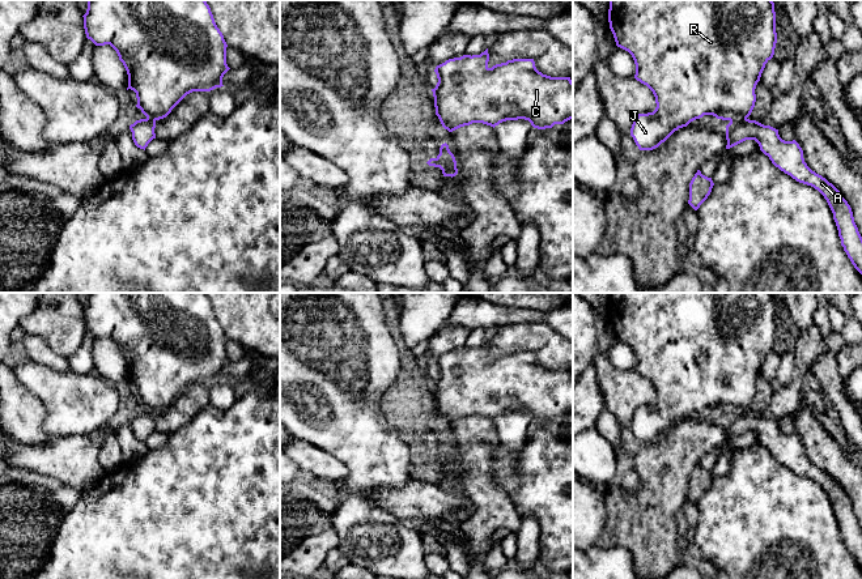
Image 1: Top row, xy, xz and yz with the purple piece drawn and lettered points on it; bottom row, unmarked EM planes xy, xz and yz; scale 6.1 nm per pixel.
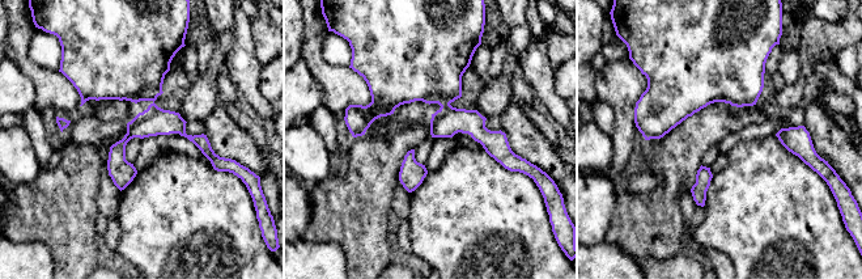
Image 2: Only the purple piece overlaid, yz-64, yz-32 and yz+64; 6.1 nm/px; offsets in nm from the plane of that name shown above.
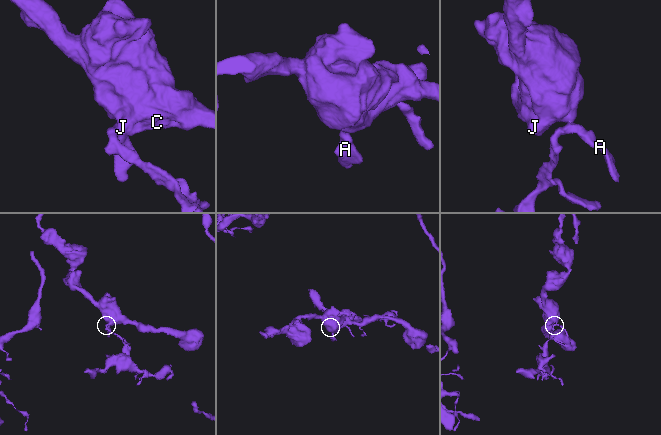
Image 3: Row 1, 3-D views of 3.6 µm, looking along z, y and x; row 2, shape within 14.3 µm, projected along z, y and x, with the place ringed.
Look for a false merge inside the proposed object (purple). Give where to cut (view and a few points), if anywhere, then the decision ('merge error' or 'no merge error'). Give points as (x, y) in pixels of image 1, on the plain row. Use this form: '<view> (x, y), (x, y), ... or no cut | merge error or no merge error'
yz (746, 411), (730, 413) | merge error

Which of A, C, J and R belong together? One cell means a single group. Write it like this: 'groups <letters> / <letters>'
groups A / C J R

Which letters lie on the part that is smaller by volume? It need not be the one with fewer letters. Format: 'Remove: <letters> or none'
Remove: A

